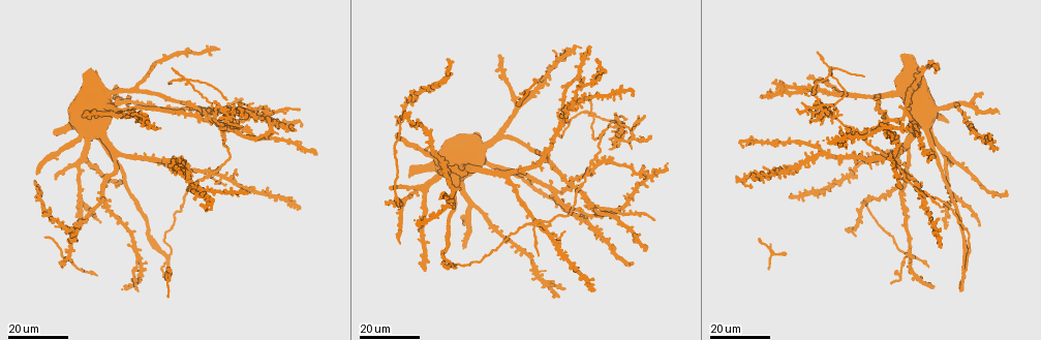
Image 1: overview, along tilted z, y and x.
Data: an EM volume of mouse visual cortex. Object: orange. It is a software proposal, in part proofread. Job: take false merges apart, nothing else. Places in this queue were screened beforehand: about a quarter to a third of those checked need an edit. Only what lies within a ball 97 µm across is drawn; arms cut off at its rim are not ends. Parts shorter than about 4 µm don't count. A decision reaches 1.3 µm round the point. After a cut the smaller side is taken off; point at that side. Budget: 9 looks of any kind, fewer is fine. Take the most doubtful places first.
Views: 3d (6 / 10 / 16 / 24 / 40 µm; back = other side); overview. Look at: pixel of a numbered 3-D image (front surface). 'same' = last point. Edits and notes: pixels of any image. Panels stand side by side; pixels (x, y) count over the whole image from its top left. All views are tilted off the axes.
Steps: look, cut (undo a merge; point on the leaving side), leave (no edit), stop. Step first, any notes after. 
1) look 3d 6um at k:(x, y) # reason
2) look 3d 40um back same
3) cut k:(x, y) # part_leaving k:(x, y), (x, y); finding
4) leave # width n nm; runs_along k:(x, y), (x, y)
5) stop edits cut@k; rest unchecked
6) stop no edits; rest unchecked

look 3d 16um at 1:(593, 114) # small branch off a trunk

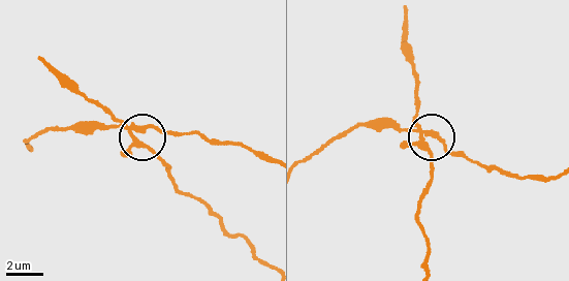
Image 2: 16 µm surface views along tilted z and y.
look 3d 6um at 2:(139, 129)

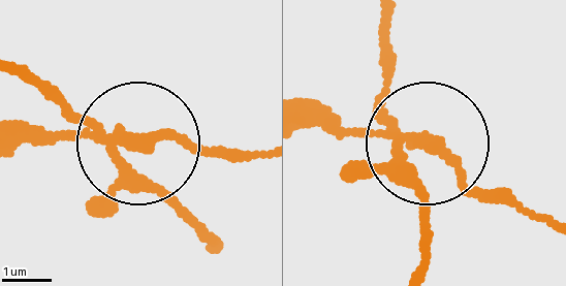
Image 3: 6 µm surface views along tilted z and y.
cut 3:(31, 137) # arms 4; part_leaving 3:(104, 139), (256, 153); a second cell is stuck on

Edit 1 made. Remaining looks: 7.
look overview # see it whole again

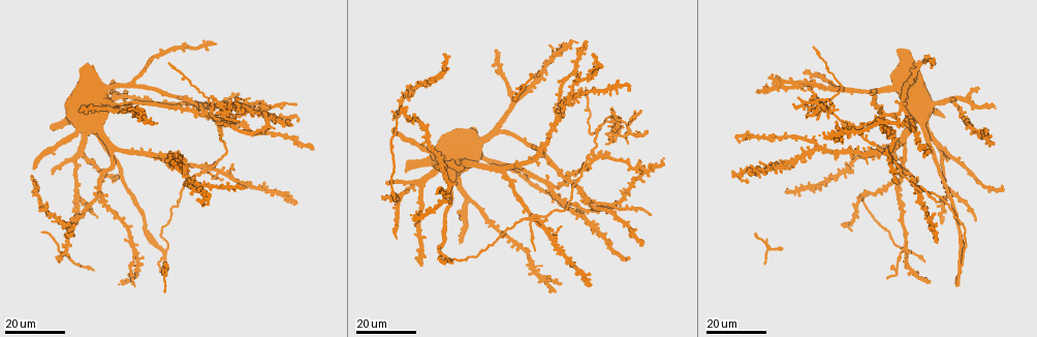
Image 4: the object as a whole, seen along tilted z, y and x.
look 3d 16um at 4:(233, 175)

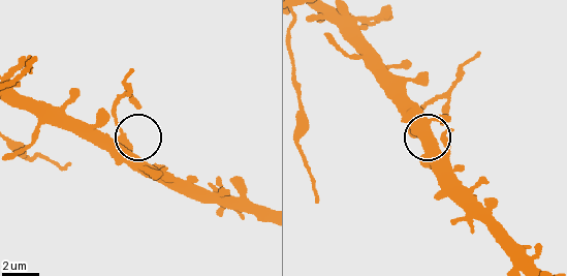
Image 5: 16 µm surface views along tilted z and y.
look 3d 6um at 5:(124, 140)

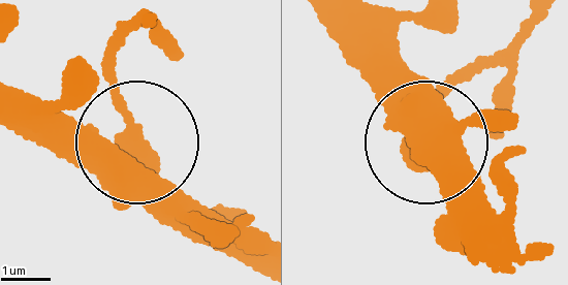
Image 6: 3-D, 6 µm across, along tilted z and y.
look 3d 6um back at 6:(139, 144)

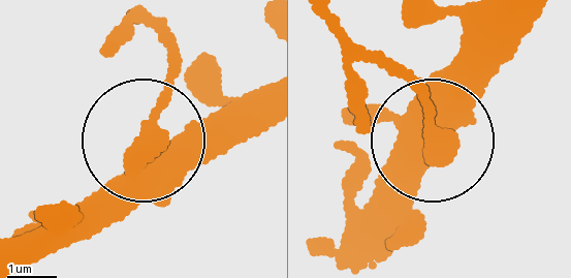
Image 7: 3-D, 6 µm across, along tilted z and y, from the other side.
cut 7:(158, 110) # width 380 nm; two cells meet here

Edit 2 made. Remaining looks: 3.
look 3d 16um at 4:(532, 220) # thin arm on a thick one

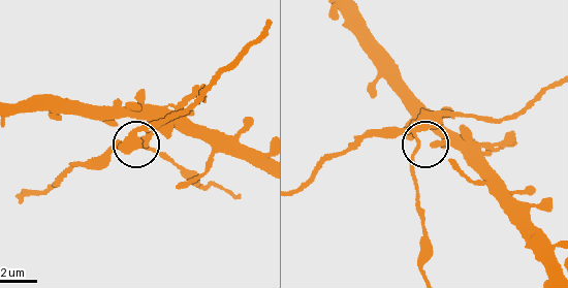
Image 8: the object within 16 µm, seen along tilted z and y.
look 3d 10um at 8:(416, 134) # closer look

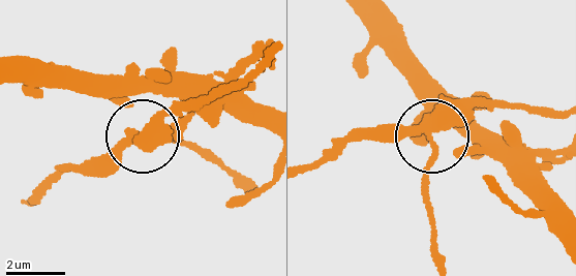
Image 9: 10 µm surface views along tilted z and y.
cut 9:(426, 167) # arms 3; part_leaving 9:(432, 126), (432, 257); two cells meet here

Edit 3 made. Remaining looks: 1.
stop edits cut@3, cut@7, cut@9; rest unchecked

